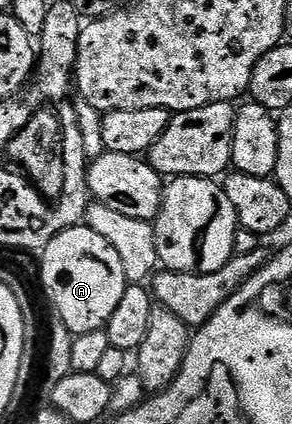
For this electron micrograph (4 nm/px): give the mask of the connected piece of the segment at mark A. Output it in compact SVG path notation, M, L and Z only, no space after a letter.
M81 223L54 235L39 257L40 281L48 292L49 303L56 308L69 334L105 328L130 284L126 271L122 271L118 251L114 251L114 247L110 247L110 243L106 243L98 231Z

